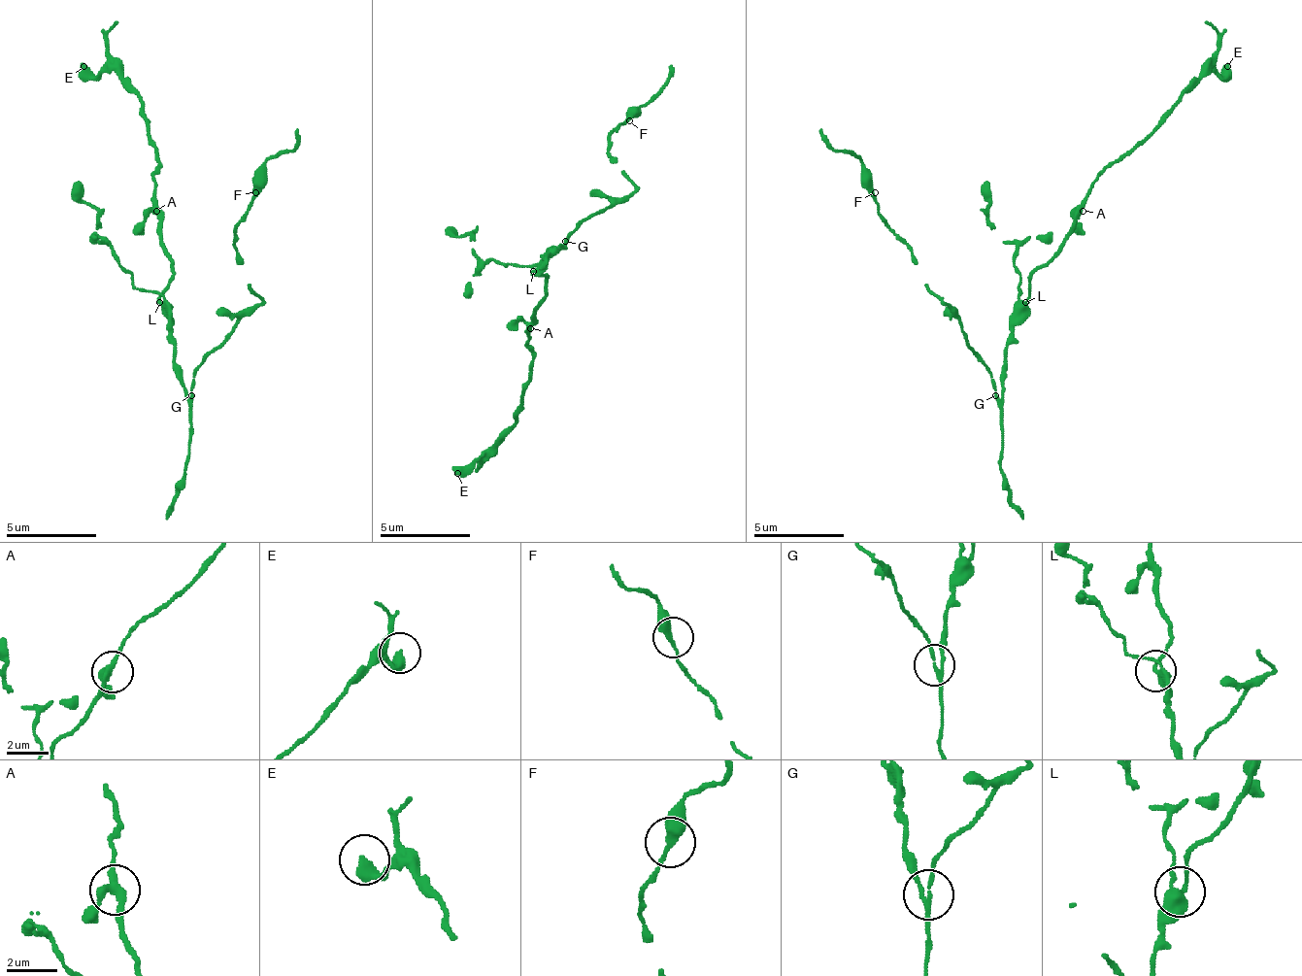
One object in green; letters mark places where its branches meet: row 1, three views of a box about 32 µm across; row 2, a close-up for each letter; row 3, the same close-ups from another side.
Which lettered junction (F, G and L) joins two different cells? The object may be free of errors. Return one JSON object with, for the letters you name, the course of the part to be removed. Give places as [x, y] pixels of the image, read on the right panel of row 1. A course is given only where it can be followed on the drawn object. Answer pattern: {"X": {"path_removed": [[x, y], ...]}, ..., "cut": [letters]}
{"L": {"path_removed": [[1023, 301], [1028, 274], [1060, 247], [1087, 188], [1137, 148], [1218, 48], [1218, 34], [1205, 20]]}, "cut": ["L"]}

